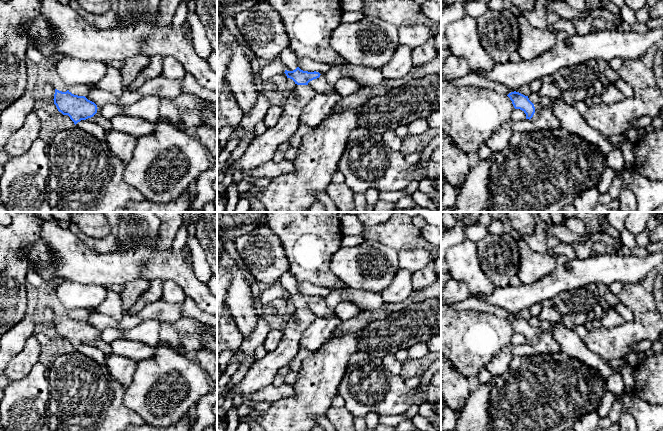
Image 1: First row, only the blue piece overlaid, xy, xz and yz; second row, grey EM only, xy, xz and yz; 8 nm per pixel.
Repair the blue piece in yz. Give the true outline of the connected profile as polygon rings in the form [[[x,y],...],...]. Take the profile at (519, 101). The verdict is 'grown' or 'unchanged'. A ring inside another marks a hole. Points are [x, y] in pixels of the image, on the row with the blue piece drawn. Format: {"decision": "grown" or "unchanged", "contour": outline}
{"decision": "grown", "contour": [[[511,92],[507,95],[515,109],[520,109],[526,114],[526,119],[535,121],[539,118],[539,114],[542,108],[541,104],[533,104],[528,96],[525,96],[519,92]]]}

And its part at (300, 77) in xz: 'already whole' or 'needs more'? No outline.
needs more

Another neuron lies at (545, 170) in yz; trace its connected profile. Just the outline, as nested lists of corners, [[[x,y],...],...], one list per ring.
[[[561,127],[554,130],[537,130],[532,132],[514,131],[508,145],[501,152],[493,153],[491,157],[494,162],[488,180],[488,201],[481,212],[561,212],[564,207],[573,204],[575,198],[582,192],[591,188],[597,188],[603,171],[607,166],[606,156],[594,145]]]

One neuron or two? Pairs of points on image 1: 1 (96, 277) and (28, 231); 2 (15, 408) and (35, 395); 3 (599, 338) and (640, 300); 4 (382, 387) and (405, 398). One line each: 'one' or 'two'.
1: two
2: one
3: one
4: one

